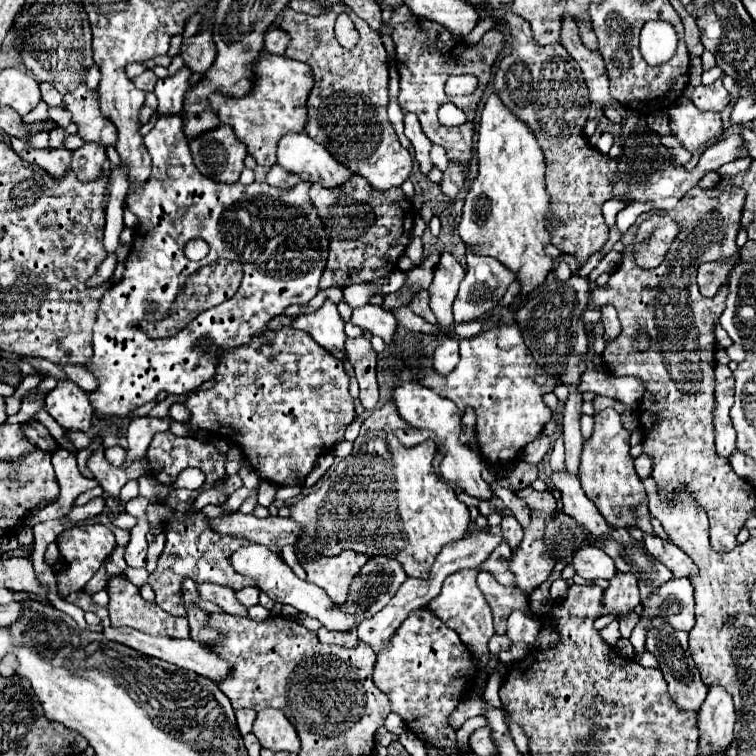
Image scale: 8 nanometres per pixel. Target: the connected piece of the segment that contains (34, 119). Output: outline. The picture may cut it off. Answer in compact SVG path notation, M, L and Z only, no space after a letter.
M41 100L41 102L36 106L27 116L23 117L23 123L27 127L31 125L45 122L49 119L48 105Z

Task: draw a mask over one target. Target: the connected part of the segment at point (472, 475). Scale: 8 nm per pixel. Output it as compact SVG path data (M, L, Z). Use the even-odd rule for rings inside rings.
M407 378L401 386L397 386L393 390L393 400L397 404L399 416L409 422L413 428L419 430L431 430L437 440L439 440L439 454L441 454L441 478L459 486L461 490L465 490L467 494L479 498L479 500L489 500L493 496L489 484L481 478L481 458L477 456L477 452L473 452L471 448L467 448L459 436L461 436L461 412L457 408L455 402L439 396L435 390L427 390L427 386L421 386L417 378Z

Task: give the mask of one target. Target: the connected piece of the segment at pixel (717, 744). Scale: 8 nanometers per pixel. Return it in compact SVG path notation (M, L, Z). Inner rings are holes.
M711 686L699 710L699 754L707 750L727 750L733 740L735 708L723 686Z

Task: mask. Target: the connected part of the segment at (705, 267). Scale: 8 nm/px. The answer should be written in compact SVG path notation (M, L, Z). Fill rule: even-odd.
M727 258L725 262L707 262L707 264L701 264L697 268L697 286L699 286L699 292L707 298L713 298L719 288L723 286L723 282L727 280L729 272L731 272L731 266L733 266L733 258Z

